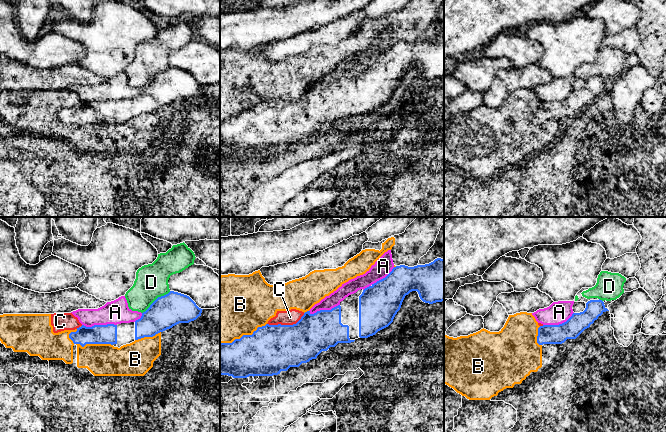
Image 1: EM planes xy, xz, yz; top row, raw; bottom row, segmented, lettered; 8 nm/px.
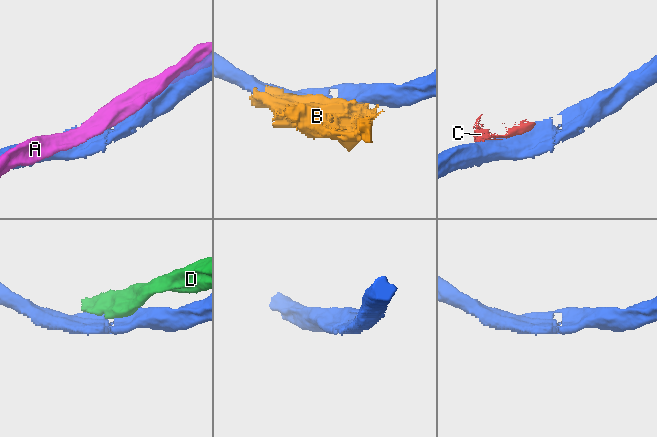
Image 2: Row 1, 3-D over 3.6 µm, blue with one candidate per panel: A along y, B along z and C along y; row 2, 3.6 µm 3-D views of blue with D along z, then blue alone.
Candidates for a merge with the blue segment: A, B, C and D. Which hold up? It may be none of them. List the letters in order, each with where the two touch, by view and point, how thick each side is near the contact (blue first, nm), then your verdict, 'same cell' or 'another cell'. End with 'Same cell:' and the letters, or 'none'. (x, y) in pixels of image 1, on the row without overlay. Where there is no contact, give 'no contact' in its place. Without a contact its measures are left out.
A: xy (99, 101) | 160/190 nm | another cell
B: xz (243, 111) | 380/500 nm | another cell
C: xz (286, 101) | 380/120 nm | another cell
D: xy (156, 75) | 260/260 nm | another cell
Same cell: none

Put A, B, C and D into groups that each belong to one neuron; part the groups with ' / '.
A / B C / D

